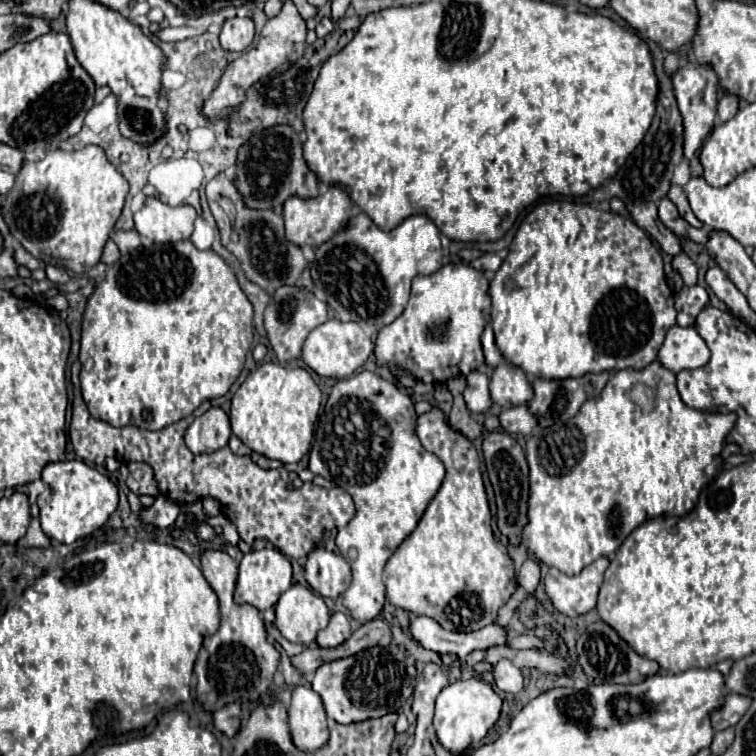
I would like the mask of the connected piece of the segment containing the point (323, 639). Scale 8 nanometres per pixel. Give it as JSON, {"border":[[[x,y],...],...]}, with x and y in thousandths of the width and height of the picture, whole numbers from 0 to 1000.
{"border":[[[442,810],[437,825],[418,841],[418,849],[426,857],[442,857],[450,854],[458,844],[463,844],[463,839],[466,839],[466,825],[460,815],[455,810]]]}

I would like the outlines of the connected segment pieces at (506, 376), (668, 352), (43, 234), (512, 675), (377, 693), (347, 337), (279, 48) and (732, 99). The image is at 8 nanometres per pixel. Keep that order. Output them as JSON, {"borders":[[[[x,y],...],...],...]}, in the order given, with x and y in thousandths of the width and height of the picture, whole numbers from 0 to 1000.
{"borders":[[[[664,479],[651,495],[648,524],[664,540],[698,534],[704,529],[704,511],[696,492],[675,479]]],[[[889,431],[870,466],[870,476],[889,492],[929,487],[939,476],[939,463],[918,434]]],[[[111,193],[98,201],[66,198],[53,214],[32,214],[29,225],[21,230],[19,249],[5,262],[3,283],[16,307],[16,312],[45,339],[101,362],[108,362],[127,352],[135,341],[138,323],[151,304],[153,291],[164,275],[164,262],[169,257],[167,235],[143,214],[132,193]]],[[[661,873],[656,881],[653,881],[653,899],[656,899],[656,907],[667,915],[675,915],[675,918],[683,918],[690,913],[690,892],[688,892],[688,884],[683,884],[675,873]]],[[[495,854],[476,865],[426,878],[413,899],[413,913],[423,918],[434,950],[450,958],[503,950],[513,942],[526,942],[550,910],[550,884],[542,868],[526,854]]],[[[444,421],[415,434],[399,460],[399,476],[426,500],[466,497],[495,466],[495,452],[488,452],[481,437],[471,426],[450,426]]],[[[376,3],[370,19],[349,32],[344,42],[344,53],[333,63],[320,69],[317,77],[302,85],[302,90],[296,93],[288,108],[288,116],[278,124],[278,130],[270,138],[270,151],[278,156],[299,156],[310,140],[323,135],[323,124],[336,108],[341,108],[347,101],[357,98],[376,82],[389,82],[397,69],[402,71],[402,63],[405,63],[405,32],[394,19],[392,8],[386,3]]],[[[958,124],[950,135],[950,161],[952,164],[963,161],[963,156],[971,156],[974,148],[976,148],[976,130],[968,124]]]]}

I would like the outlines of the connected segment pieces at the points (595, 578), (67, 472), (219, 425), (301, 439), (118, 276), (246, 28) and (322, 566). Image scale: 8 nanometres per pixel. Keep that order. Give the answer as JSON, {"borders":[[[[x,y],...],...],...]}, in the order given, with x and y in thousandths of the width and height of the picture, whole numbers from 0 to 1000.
{"borders":[[[[791,738],[762,762],[749,762],[735,751],[728,751],[720,772],[733,804],[746,815],[762,817],[780,810],[788,802],[796,759],[804,751],[804,738]]],[[[108,608],[63,614],[56,622],[56,638],[58,648],[50,656],[56,701],[63,712],[79,717],[79,693],[85,693],[85,706],[82,706],[85,720],[95,720],[127,704],[156,669],[153,643],[130,622],[114,616]]],[[[279,538],[275,545],[262,550],[247,566],[243,583],[259,601],[278,601],[296,593],[304,582],[304,556],[291,538]]],[[[344,481],[307,526],[307,571],[336,598],[376,614],[394,611],[410,595],[426,519],[402,487]]],[[[241,317],[233,323],[204,323],[201,328],[183,328],[167,339],[161,339],[156,347],[151,347],[138,370],[127,376],[122,392],[114,399],[111,421],[108,421],[108,460],[106,460],[106,512],[111,532],[116,537],[116,545],[127,556],[138,556],[148,563],[183,563],[188,569],[214,569],[217,563],[225,563],[228,558],[235,558],[238,553],[246,553],[254,548],[270,529],[280,529],[288,524],[296,524],[310,503],[317,497],[325,468],[333,460],[333,402],[325,394],[325,389],[317,384],[312,362],[307,354],[283,333],[283,331],[262,331],[251,317]]],[[[310,21],[296,26],[291,42],[291,61],[296,66],[320,69],[333,58],[333,53],[336,53],[336,29],[328,21]]],[[[431,725],[413,728],[407,733],[402,754],[413,780],[429,791],[450,788],[463,775],[463,767],[466,767],[463,746],[450,733],[434,730]]]]}

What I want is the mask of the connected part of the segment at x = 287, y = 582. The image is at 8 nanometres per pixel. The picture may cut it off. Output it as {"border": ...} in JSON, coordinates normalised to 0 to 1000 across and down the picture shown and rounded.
{"border":[[[362,725],[333,728],[333,730],[323,733],[323,738],[317,741],[310,794],[315,799],[333,799],[344,810],[349,810],[349,807],[360,804],[368,796],[370,786],[376,780],[381,780],[381,775],[386,775],[386,749],[384,749],[381,738],[376,733],[370,733],[368,728],[362,728]]]}

